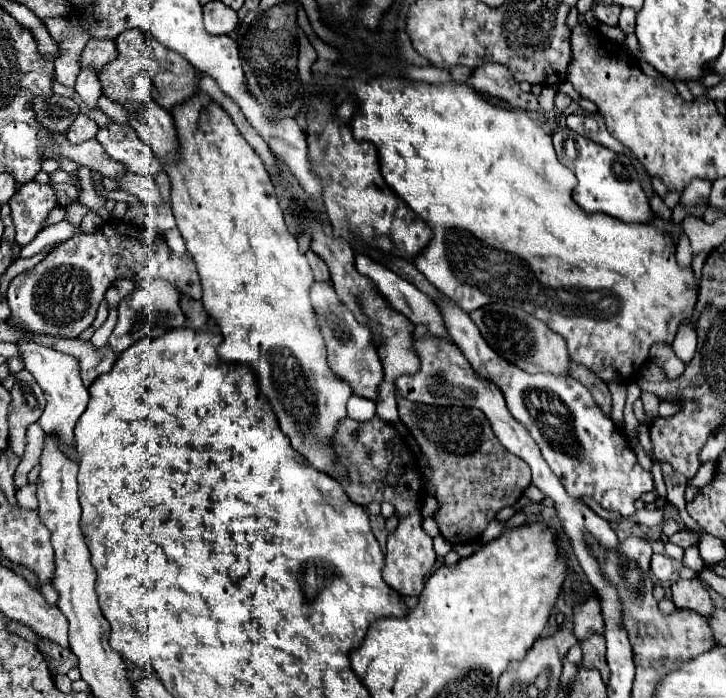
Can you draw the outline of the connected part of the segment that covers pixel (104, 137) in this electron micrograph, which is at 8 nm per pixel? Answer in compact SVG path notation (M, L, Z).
M111 123L99 129L97 141L103 145L107 155L119 161L127 171L137 175L155 175L161 169L161 163L155 159L149 145L143 143L129 125Z

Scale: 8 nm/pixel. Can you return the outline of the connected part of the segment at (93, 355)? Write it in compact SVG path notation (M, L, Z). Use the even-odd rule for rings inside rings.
M31 335L29 337L31 341L39 343L39 345L47 345L55 351L61 351L61 353L67 353L71 357L75 357L79 361L79 367L81 367L81 379L83 379L83 385L85 387L91 387L91 383L103 375L103 373L109 373L117 355L109 349L109 347L101 347L101 349L95 349L91 345L91 341L81 341L81 339L55 339L51 335Z

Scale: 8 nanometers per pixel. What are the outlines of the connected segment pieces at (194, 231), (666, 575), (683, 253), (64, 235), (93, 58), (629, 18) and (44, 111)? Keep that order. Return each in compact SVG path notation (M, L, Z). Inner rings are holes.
M207 93L189 97L179 107L173 107L171 115L179 135L179 155L175 155L175 163L165 163L163 171L171 181L171 207L177 229L181 231L201 277L203 307L223 333L217 355L223 361L247 363L255 371L259 389L267 395L279 419L279 427L289 437L295 451L327 475L345 475L329 439L335 433L337 423L347 417L345 405L353 395L353 389L349 383L335 379L335 373L327 367L325 341L315 325L315 313L309 301L309 289L315 281L313 271L307 257L297 251L297 239L287 231L265 165L237 131L229 113L213 103Z
M653 555L653 559L651 559L651 571L655 573L655 577L657 577L657 581L661 585L669 585L671 575L673 575L671 559L667 555Z
M681 233L679 241L677 241L677 259L683 267L691 265L691 259L693 259L693 251L691 251L691 245L689 245L689 239L685 233Z
M61 221L61 223L57 223L57 225L51 225L51 227L47 227L47 229L39 231L37 239L35 239L31 245L21 247L21 257L33 257L33 255L37 255L43 247L55 245L55 243L63 243L63 241L71 239L75 233L77 233L77 227L73 227L73 225L67 223L67 221Z
M91 39L81 53L81 67L103 67L117 57L115 39Z
M625 7L625 9L621 11L619 27L621 27L625 33L633 33L633 29L635 29L635 9Z
M53 95L49 99L37 97L33 101L33 109L37 113L37 121L43 123L49 131L67 131L67 127L77 119L79 105L73 99Z

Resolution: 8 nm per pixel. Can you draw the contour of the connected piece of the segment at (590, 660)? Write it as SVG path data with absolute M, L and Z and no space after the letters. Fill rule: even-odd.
M591 635L589 639L581 641L581 651L583 651L583 667L587 669L597 669L603 677L603 681L609 681L609 667L605 661L605 637L601 635Z

